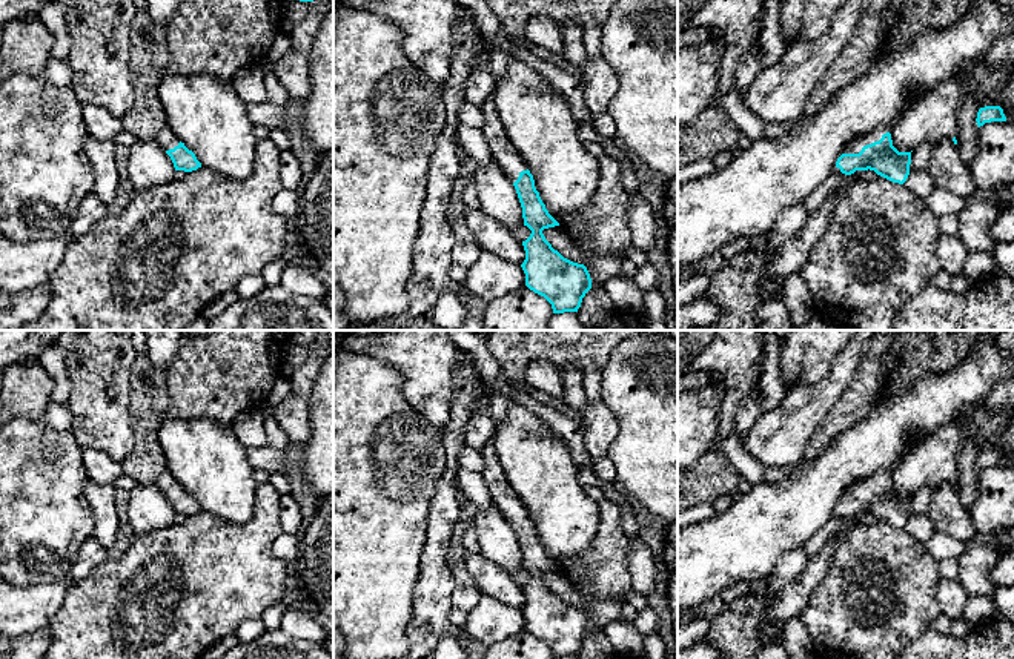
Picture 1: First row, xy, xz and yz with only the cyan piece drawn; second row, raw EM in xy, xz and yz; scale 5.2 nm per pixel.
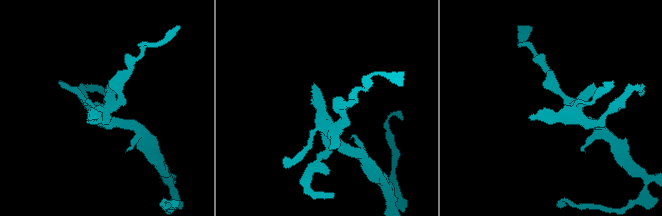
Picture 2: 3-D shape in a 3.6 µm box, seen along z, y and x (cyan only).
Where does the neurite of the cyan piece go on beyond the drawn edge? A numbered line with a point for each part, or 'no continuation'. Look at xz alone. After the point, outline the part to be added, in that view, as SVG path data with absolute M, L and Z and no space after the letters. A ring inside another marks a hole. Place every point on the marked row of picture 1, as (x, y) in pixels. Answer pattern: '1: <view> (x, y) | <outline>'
1: xz (503, 151) | M493 94L487 98L481 109L485 115L485 123L481 131L490 147L492 160L495 160L502 167L509 180L515 183L519 174L529 167L505 132L505 127L496 112Z

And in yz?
1: yz (854, 146) | M880 126L871 132L851 140L842 151L842 154L859 154L863 146L879 141L883 134L890 132L888 126Z

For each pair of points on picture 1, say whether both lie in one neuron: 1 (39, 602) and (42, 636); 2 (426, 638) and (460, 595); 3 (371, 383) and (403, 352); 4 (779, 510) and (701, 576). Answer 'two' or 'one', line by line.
1: two
2: two
3: two
4: one

